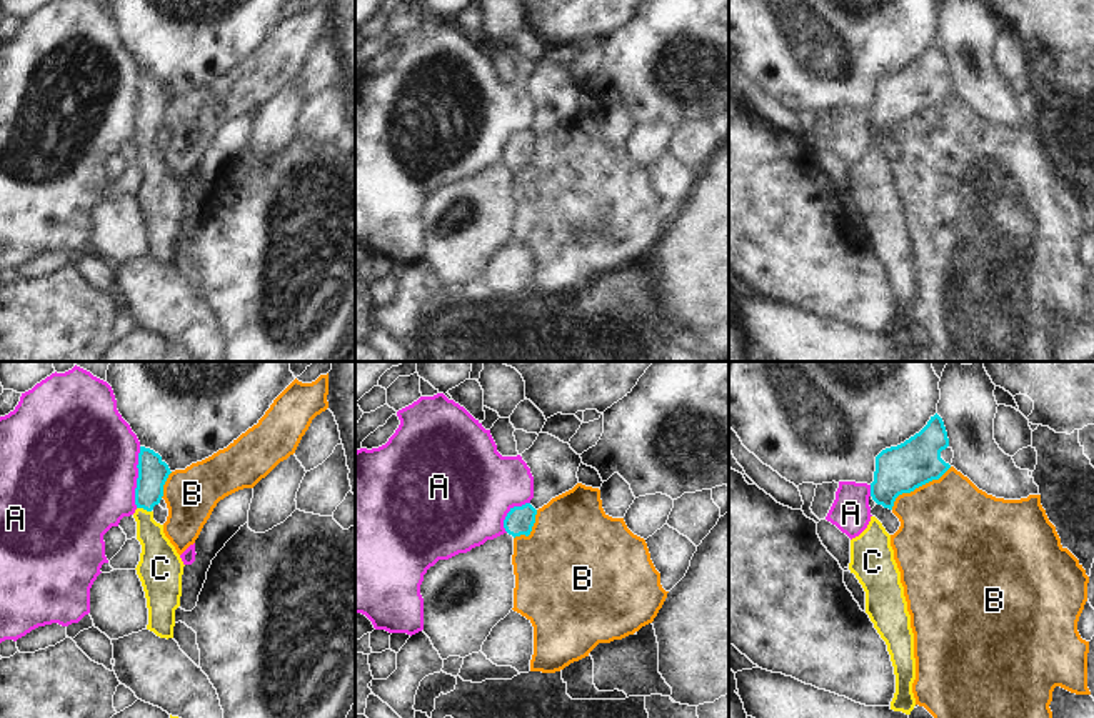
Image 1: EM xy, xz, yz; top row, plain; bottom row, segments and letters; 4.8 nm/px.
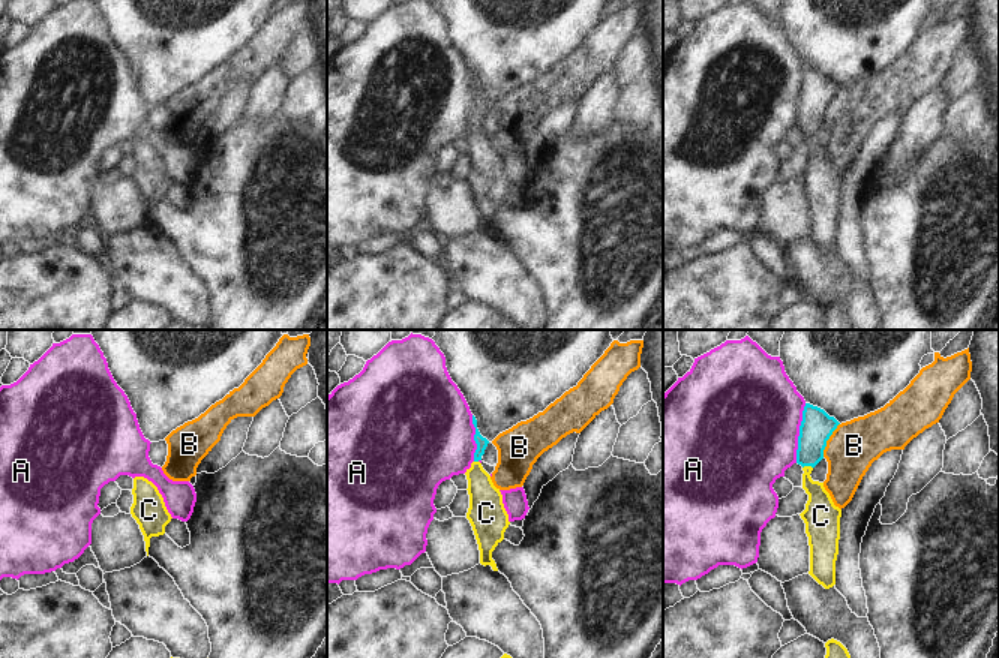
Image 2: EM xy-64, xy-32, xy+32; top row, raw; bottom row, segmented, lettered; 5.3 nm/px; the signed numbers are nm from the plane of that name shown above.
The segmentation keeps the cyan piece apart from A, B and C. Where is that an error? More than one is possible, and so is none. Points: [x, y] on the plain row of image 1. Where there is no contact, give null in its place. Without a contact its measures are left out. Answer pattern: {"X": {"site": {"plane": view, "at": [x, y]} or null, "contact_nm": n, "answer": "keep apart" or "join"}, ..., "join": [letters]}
{"A": {"site": {"plane": "xy", "at": [139, 104]}, "contact_nm": 300, "answer": "keep apart"}, "B": {"site": {"plane": "yz", "at": [918, 114]}, "contact_nm": 360, "answer": "keep apart"}, "C": {"site": {"plane": "xy", "at": [144, 135]}, "contact_nm": 80, "answer": "join"}, "join": ["C"]}

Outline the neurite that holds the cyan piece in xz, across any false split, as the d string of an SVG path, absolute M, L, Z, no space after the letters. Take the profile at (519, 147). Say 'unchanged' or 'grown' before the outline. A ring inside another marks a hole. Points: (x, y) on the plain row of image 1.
unchanged | M530 130L514 133L504 147L504 155L514 165L520 162L529 163L535 150L535 142L537 137Z

